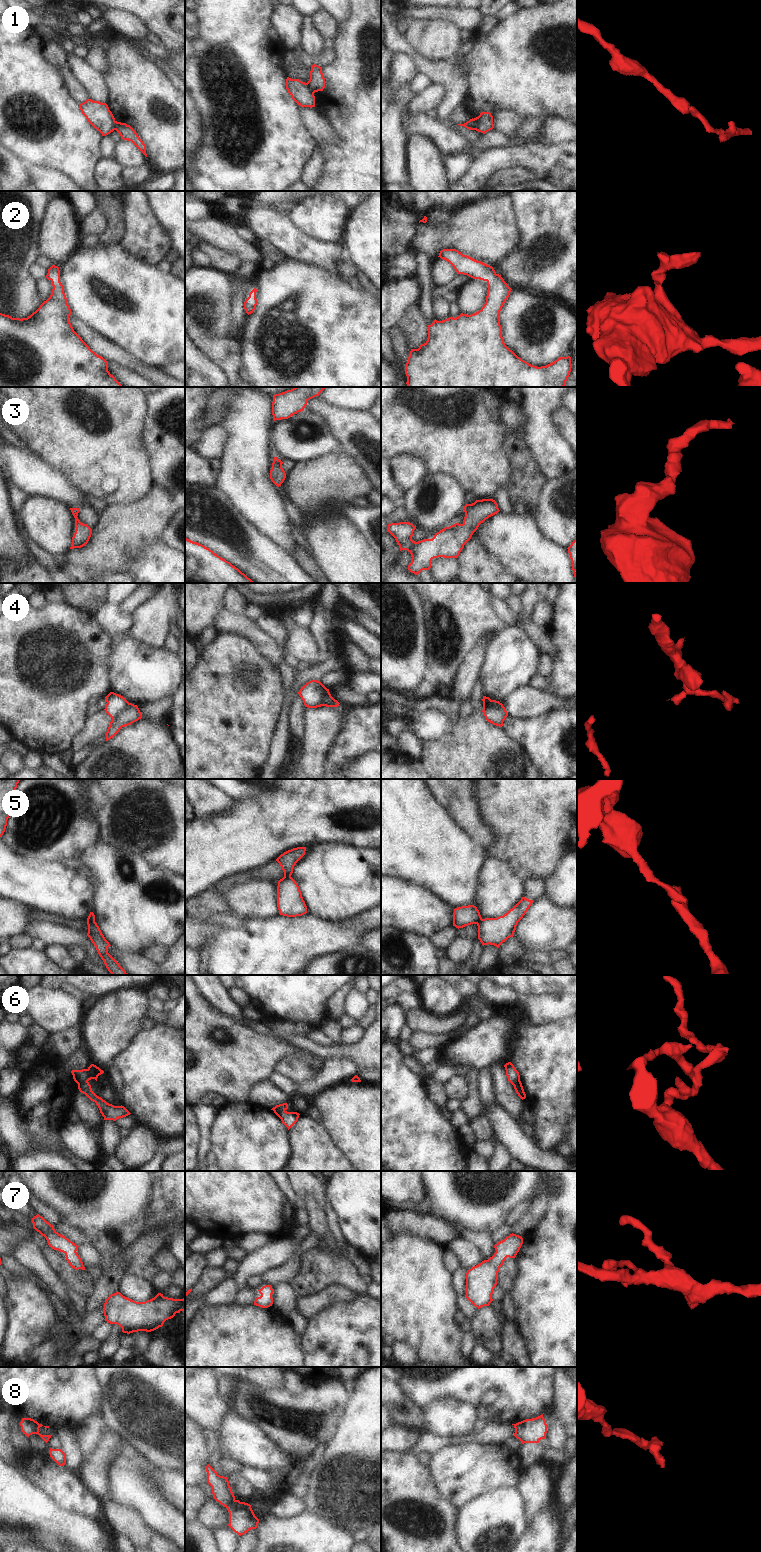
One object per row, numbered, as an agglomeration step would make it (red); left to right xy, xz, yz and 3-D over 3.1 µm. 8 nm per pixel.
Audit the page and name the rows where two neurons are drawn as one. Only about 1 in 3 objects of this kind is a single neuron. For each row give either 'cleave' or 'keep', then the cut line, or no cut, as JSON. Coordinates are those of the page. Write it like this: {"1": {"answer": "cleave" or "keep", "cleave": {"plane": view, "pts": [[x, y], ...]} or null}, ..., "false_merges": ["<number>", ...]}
{"1": {"answer": "cleave", "cleave": {"plane": "xz", "pts": [[306, 83], [313, 93]]}}, "2": {"answer": "keep", "cleave": null}, "3": {"answer": "keep", "cleave": null}, "4": {"answer": "cleave", "cleave": {"plane": "xz", "pts": [[326, 688], [322, 692], [321, 705]]}}, "5": {"answer": "cleave", "cleave": {"plane": "xz", "pts": [[284, 875], [290, 876]]}}, "6": {"answer": "cleave", "cleave": {"plane": "xy", "pts": [[87, 1069], [90, 1079]]}}, "7": {"answer": "keep", "cleave": null}, "8": {"answer": "cleave", "cleave": {"plane": "xz", "pts": [[235, 1500], [226, 1507]]}}, "false_merges": ["1", "4", "5", "6", "8"]}

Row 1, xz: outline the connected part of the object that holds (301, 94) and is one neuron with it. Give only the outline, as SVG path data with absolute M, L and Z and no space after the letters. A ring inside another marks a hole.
M287 77L286 89L292 99L301 107L315 107L315 96L307 86L307 83Z

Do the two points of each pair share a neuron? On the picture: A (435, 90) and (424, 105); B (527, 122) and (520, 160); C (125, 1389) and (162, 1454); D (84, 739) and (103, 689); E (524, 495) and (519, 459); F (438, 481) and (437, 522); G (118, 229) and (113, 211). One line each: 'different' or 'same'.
A: same
B: different
C: same
D: different
E: same
F: same
G: same

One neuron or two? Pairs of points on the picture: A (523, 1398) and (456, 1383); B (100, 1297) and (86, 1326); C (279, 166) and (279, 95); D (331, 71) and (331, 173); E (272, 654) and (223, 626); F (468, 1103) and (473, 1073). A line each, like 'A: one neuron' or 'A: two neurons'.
A: one neuron
B: one neuron
C: one neuron
D: one neuron
E: one neuron
F: one neuron

